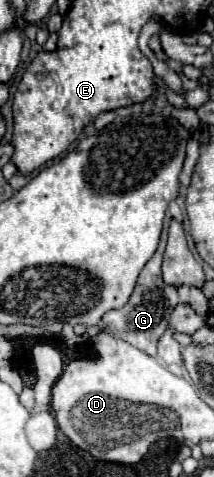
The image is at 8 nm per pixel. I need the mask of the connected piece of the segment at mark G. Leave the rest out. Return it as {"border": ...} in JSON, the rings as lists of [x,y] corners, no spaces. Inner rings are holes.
{"border":[[[157,250],[153,254],[153,258],[145,264],[145,268],[139,274],[137,286],[129,298],[129,302],[119,308],[119,310],[111,310],[101,318],[101,328],[103,332],[113,334],[115,338],[121,338],[129,344],[133,344],[135,348],[155,356],[155,348],[157,348],[157,340],[161,338],[161,334],[167,330],[169,324],[169,316],[173,312],[173,308],[179,304],[179,296],[177,296],[177,288],[175,286],[167,286],[161,280],[161,252]]]}

